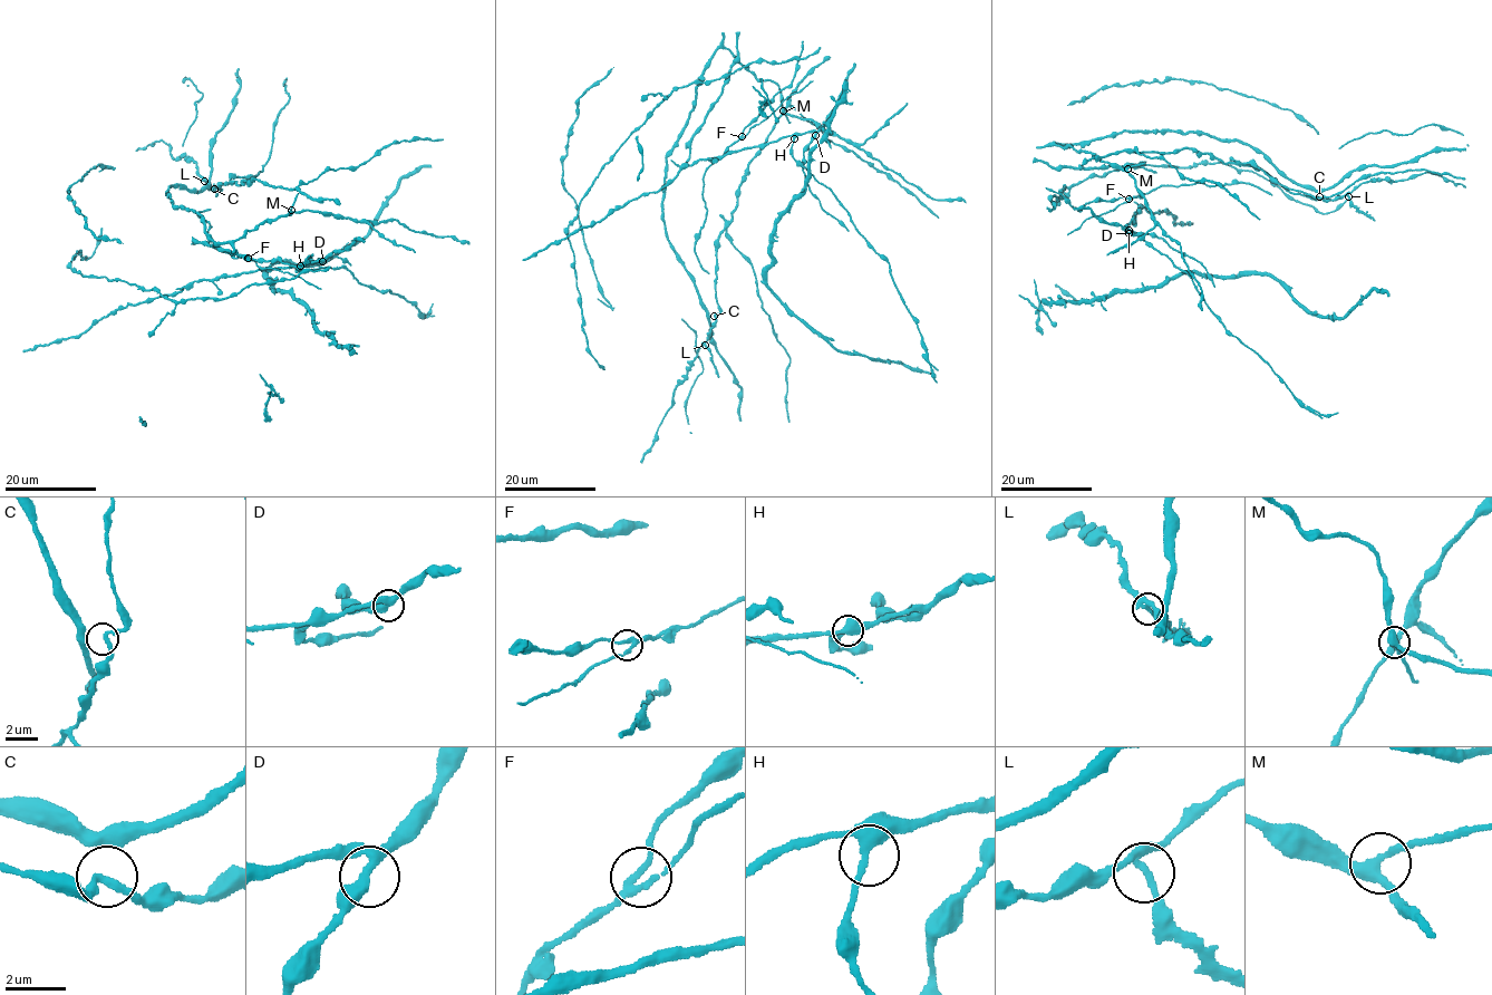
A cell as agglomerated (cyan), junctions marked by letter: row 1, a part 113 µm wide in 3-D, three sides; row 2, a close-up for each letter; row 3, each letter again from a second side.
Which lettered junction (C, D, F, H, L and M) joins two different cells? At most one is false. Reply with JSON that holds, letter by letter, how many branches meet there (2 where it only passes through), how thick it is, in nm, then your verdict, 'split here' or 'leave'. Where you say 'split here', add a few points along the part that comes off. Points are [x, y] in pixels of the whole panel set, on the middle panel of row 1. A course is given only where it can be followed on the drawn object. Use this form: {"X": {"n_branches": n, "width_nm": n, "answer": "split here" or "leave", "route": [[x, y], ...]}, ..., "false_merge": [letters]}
{"C": {"n_branches": 3, "width_nm": 200, "answer": "leave"}, "D": {"n_branches": 3, "width_nm": 320, "answer": "leave"}, "F": {"n_branches": 3, "width_nm": 220, "answer": "leave"}, "H": {"n_branches": 3, "width_nm": 300, "answer": "leave"}, "L": {"n_branches": 3, "width_nm": 260, "answer": "split here", "route": [[705, 345], [719, 377]]}, "M": {"n_branches": 3, "width_nm": 320, "answer": "leave"}, "false_merge": ["L"]}

